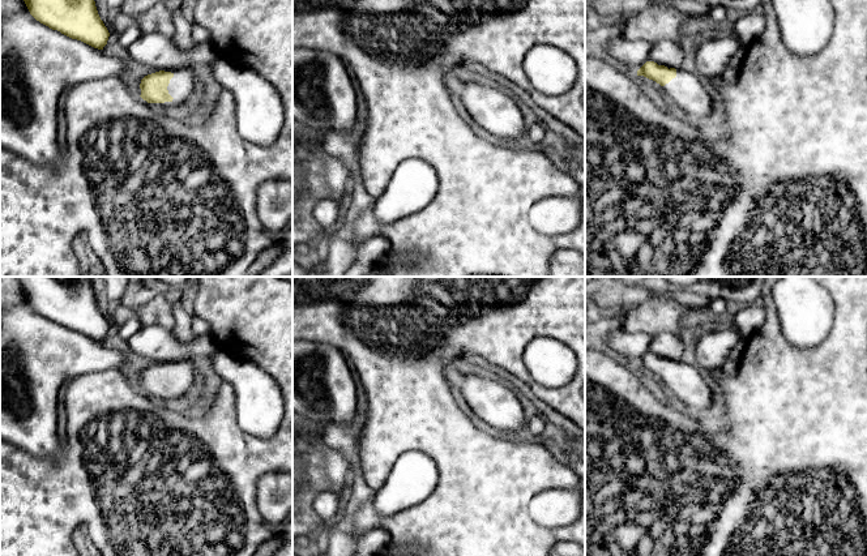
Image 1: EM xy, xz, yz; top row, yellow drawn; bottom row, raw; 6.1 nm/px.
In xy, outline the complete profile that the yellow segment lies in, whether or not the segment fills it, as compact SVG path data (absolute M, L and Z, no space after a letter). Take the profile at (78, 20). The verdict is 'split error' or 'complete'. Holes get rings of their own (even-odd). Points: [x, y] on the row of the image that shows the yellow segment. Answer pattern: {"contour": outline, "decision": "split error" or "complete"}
{"contour": "M24 0L30 14L61 34L103 50L110 33L94 0Z", "decision": "complete"}

